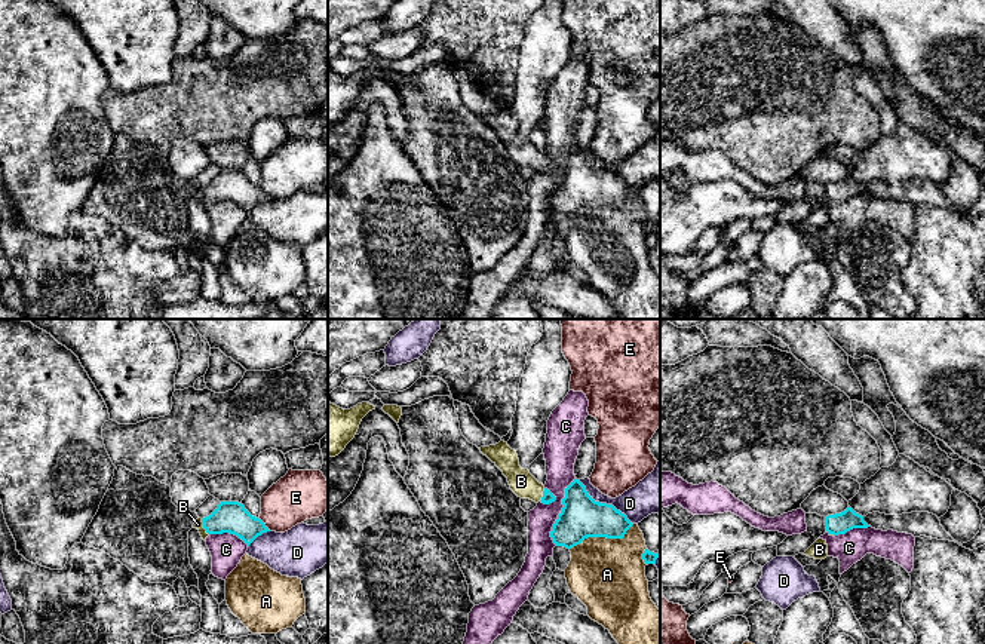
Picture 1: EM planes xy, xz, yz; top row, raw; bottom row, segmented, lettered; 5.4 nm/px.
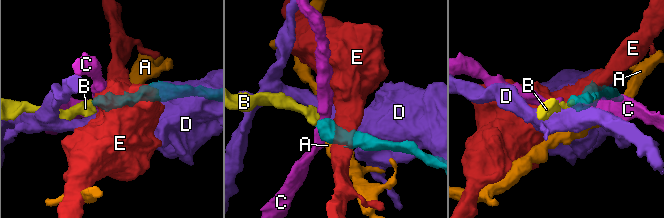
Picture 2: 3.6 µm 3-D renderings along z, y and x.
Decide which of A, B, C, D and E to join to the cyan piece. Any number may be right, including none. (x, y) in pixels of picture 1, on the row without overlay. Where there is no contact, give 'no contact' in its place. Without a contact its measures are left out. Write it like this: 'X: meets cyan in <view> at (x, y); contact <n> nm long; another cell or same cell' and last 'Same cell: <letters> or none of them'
A: meets cyan in xz at (603, 204); contact 380 nm long; another cell
B: meets cyan in xy at (203, 195); contact 100 nm long; same cell
C: meets cyan in xz at (561, 180); contact 380 nm long; another cell
D: meets cyan in xz at (604, 171); contact 380 nm long; another cell
E: meets cyan in xy at (264, 192); contact 100 nm long; another cell
Same cell: B

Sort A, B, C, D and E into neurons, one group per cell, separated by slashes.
A / B / C / D / E

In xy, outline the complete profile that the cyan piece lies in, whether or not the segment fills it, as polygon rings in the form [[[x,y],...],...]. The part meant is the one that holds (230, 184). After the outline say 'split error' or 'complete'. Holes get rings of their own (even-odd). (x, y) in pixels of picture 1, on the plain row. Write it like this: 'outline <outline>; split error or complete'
outline [[[221,169],[206,185],[197,185],[193,191],[202,206],[209,202],[230,200],[242,206],[248,214],[263,200],[270,199],[266,191],[252,184],[239,169]]]; split error

